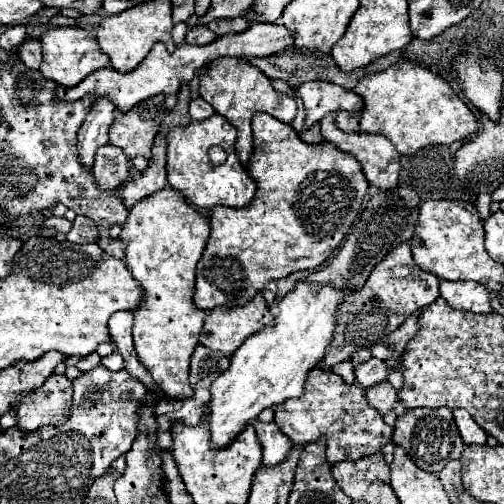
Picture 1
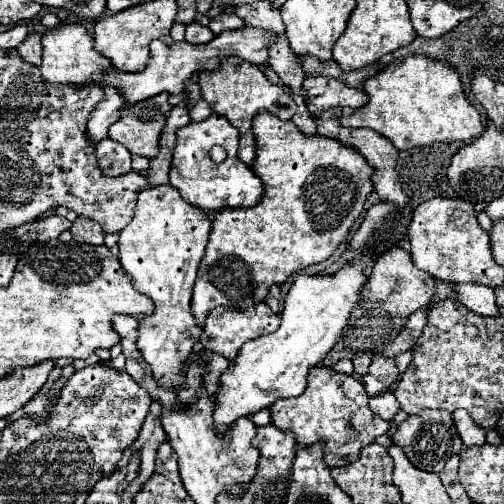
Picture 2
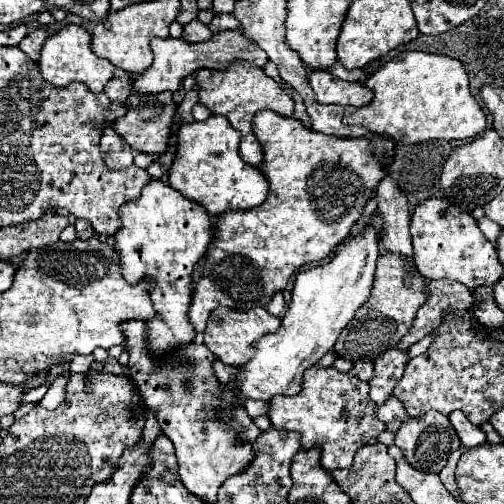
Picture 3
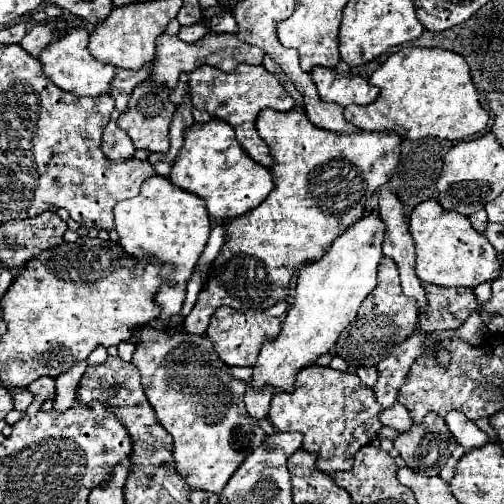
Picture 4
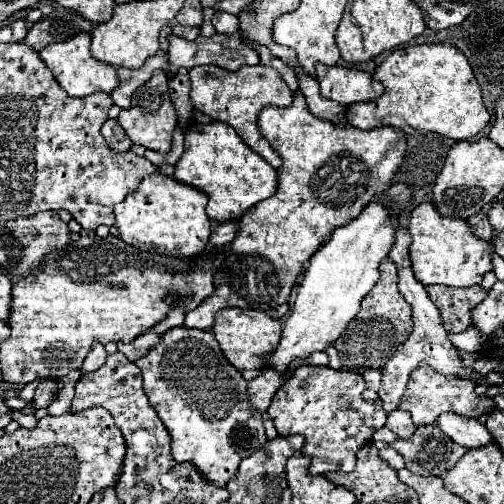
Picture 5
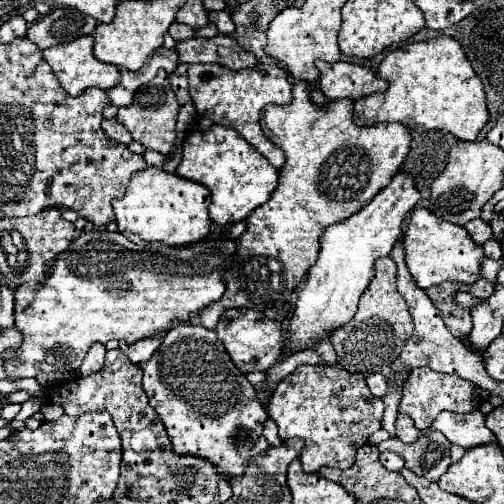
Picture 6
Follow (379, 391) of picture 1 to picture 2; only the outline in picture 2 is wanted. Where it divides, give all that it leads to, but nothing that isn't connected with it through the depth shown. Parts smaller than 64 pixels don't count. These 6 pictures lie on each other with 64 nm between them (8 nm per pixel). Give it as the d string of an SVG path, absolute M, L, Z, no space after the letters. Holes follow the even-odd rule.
M392 390L382 392L382 394L374 396L374 398L370 398L370 400L368 400L368 406L372 408L372 412L376 412L376 414L378 414L380 418L384 418L384 420L392 420L394 414L400 410L400 406L398 406Z

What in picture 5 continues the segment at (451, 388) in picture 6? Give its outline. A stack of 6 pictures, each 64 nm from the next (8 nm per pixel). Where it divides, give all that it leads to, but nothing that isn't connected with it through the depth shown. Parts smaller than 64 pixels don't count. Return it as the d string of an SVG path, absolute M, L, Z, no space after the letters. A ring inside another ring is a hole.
M420 364L420 368L416 368L410 374L408 386L406 386L402 400L400 400L400 408L408 410L412 414L412 420L416 426L430 424L444 412L456 412L456 414L462 414L468 418L478 418L478 416L482 416L494 408L494 400L486 394L478 394L476 386L478 384L470 378L458 376L458 374L450 374L450 376L440 374L432 366Z

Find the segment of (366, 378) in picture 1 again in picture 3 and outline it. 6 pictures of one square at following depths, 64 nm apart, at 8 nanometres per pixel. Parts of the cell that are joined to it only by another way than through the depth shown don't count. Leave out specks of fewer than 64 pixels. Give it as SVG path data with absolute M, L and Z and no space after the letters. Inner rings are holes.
M388 350L374 360L374 376L370 378L370 400L382 404L392 394L406 368L406 350Z

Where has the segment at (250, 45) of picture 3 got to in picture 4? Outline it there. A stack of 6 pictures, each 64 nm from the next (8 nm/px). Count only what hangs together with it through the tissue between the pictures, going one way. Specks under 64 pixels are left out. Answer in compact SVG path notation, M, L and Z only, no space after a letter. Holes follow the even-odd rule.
M210 32L208 36L204 36L204 40L198 40L194 44L182 42L178 36L170 36L170 34L162 34L156 38L156 58L152 62L152 70L150 70L150 80L156 88L164 88L168 86L170 90L176 88L178 84L178 76L182 72L192 72L198 66L214 66L222 72L232 72L236 68L236 64L240 62L248 62L248 64L262 64L264 52L252 44L244 44L236 34L214 34Z

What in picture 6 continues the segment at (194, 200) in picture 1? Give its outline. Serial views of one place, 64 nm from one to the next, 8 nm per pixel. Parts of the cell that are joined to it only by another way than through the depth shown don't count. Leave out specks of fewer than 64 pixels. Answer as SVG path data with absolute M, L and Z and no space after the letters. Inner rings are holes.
M220 124L194 130L186 136L182 146L182 162L178 164L176 174L210 190L212 204L208 214L210 220L220 226L246 220L254 208L272 196L278 184L278 170L268 164L268 160L264 160L264 156L260 156L252 146L248 146L232 128Z

